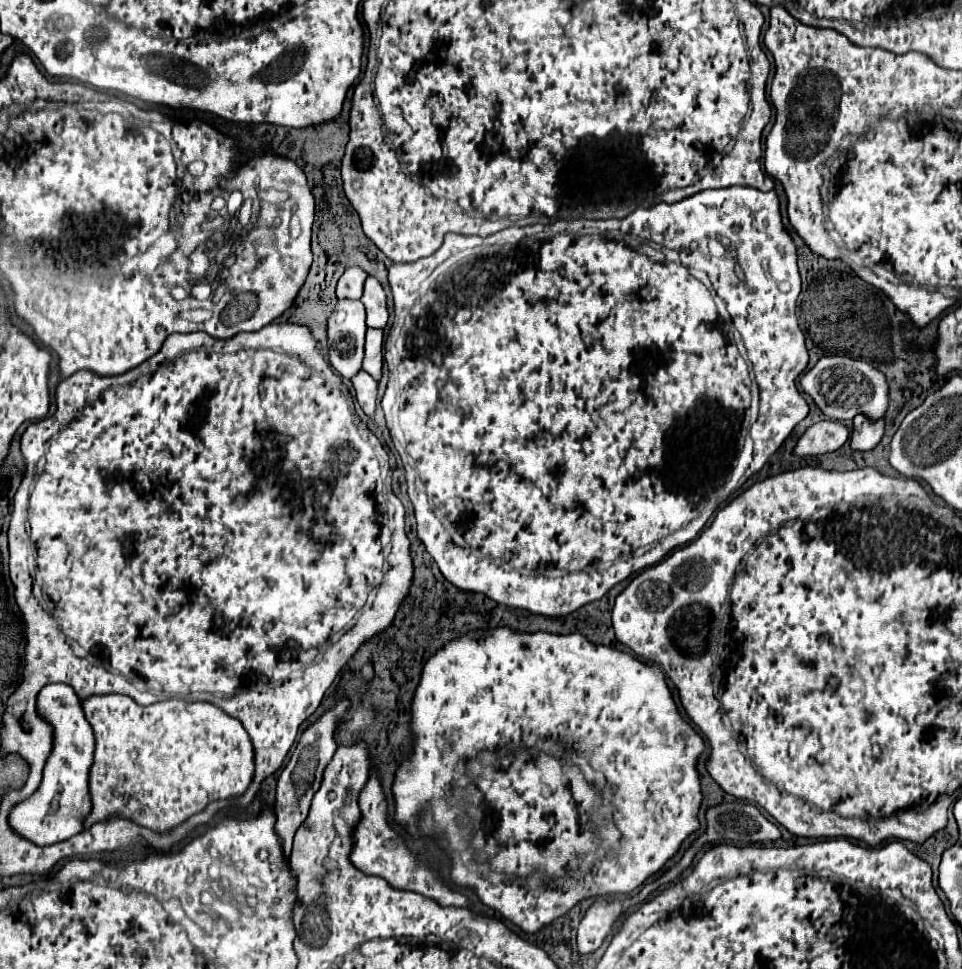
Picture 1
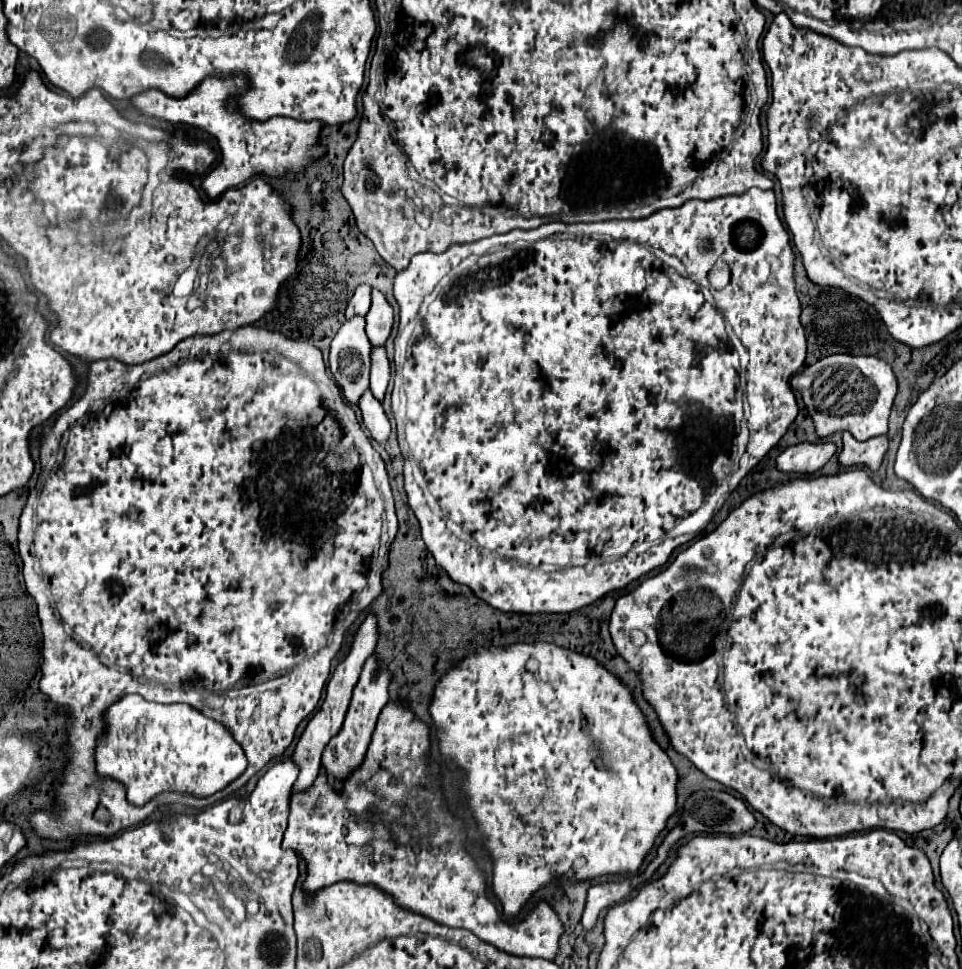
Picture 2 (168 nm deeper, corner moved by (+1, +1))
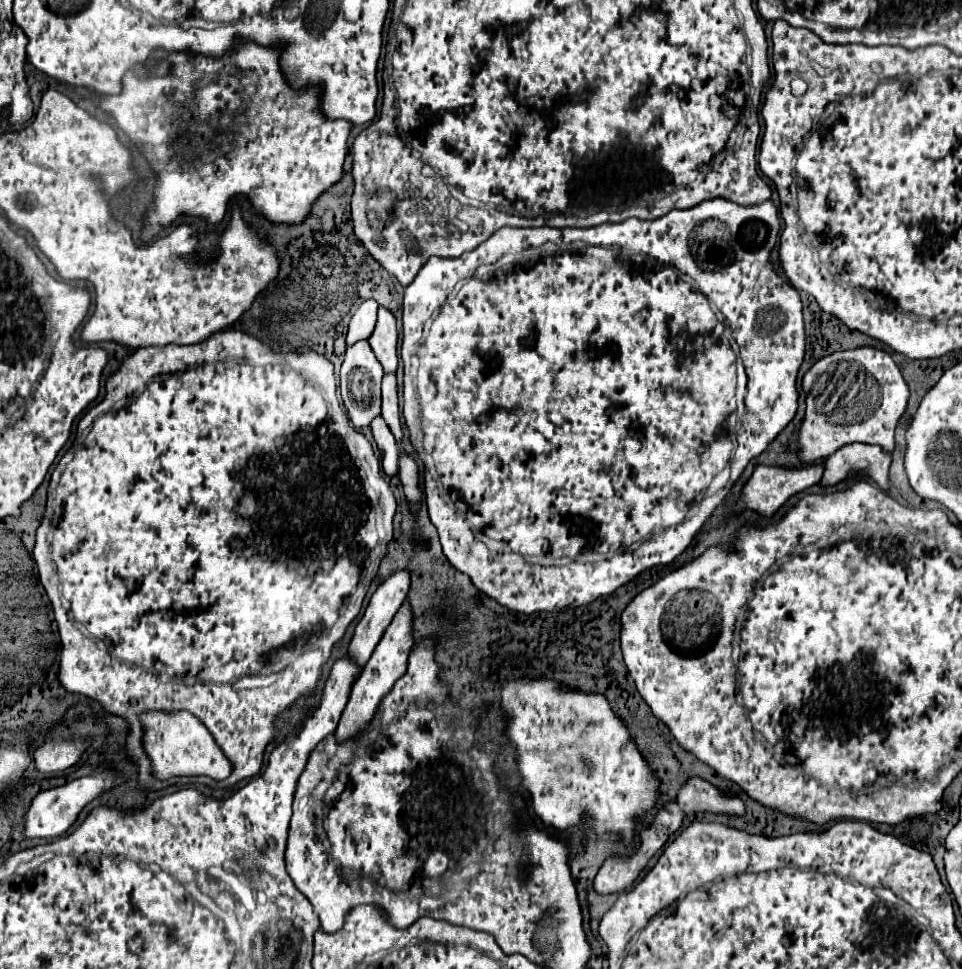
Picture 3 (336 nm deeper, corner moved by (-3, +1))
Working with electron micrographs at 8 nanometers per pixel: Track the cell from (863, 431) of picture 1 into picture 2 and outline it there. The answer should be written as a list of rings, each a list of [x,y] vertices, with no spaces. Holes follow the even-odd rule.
[[[850,433],[842,435],[842,451],[838,455],[838,463],[842,467],[852,467],[852,465],[864,465],[870,471],[878,471],[886,451],[888,451],[888,437],[872,437],[870,441],[856,441]]]

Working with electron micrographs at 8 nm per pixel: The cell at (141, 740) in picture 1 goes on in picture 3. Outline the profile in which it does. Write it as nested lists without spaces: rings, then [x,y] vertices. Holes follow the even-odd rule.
[[[144,711],[138,715],[142,723],[142,747],[152,765],[152,777],[166,781],[170,777],[206,775],[214,781],[230,777],[234,763],[224,755],[204,723],[188,711]]]

